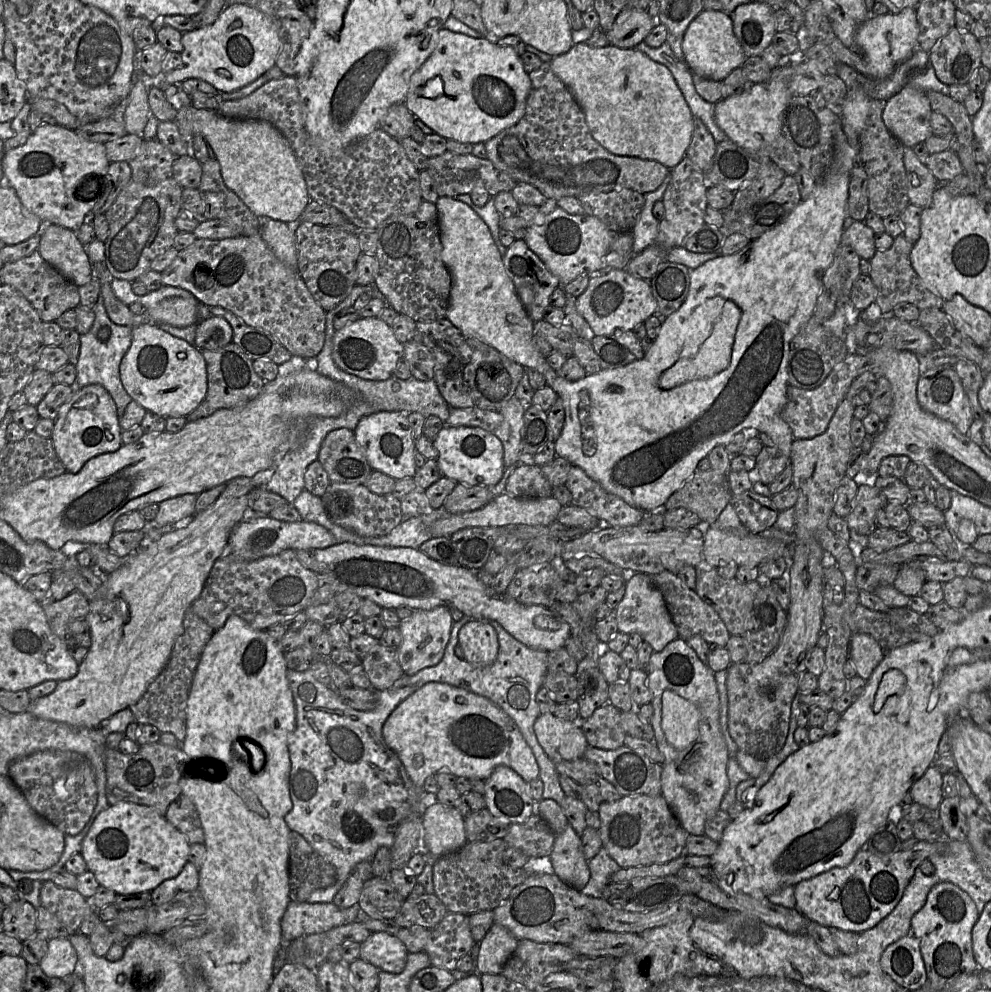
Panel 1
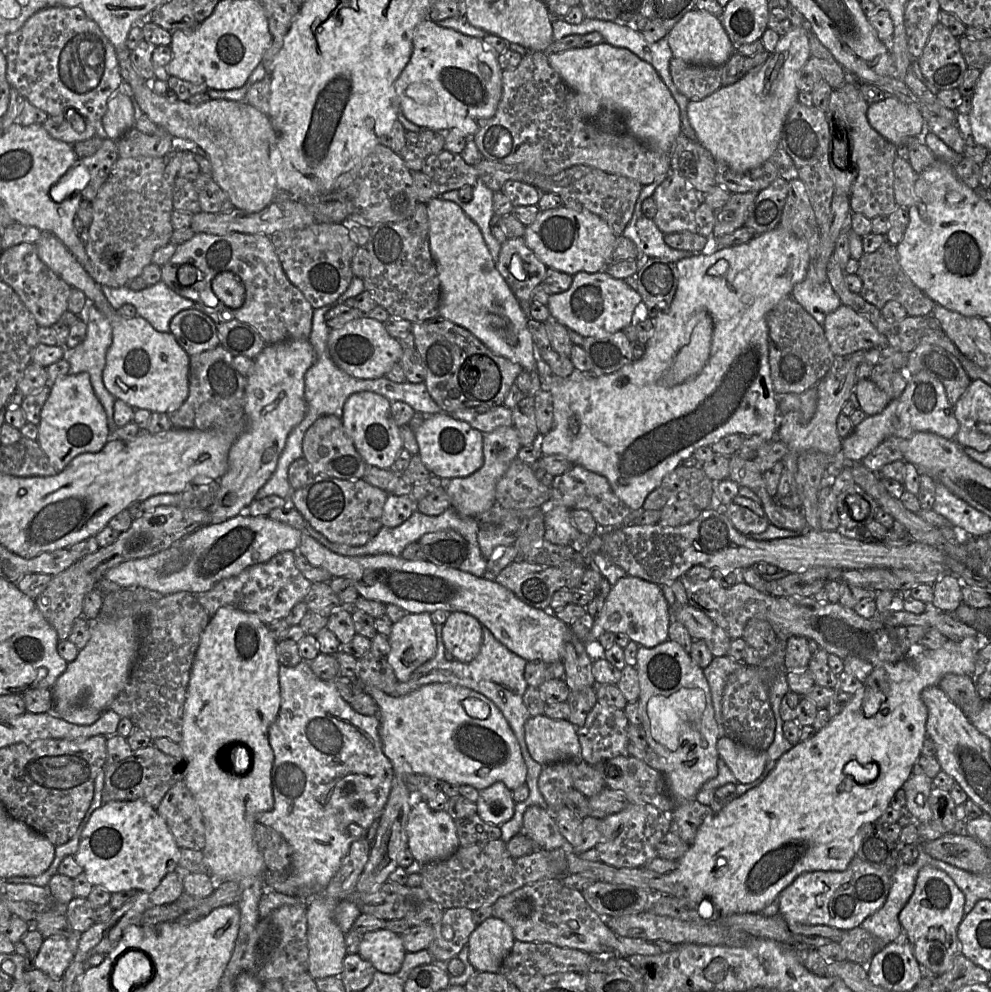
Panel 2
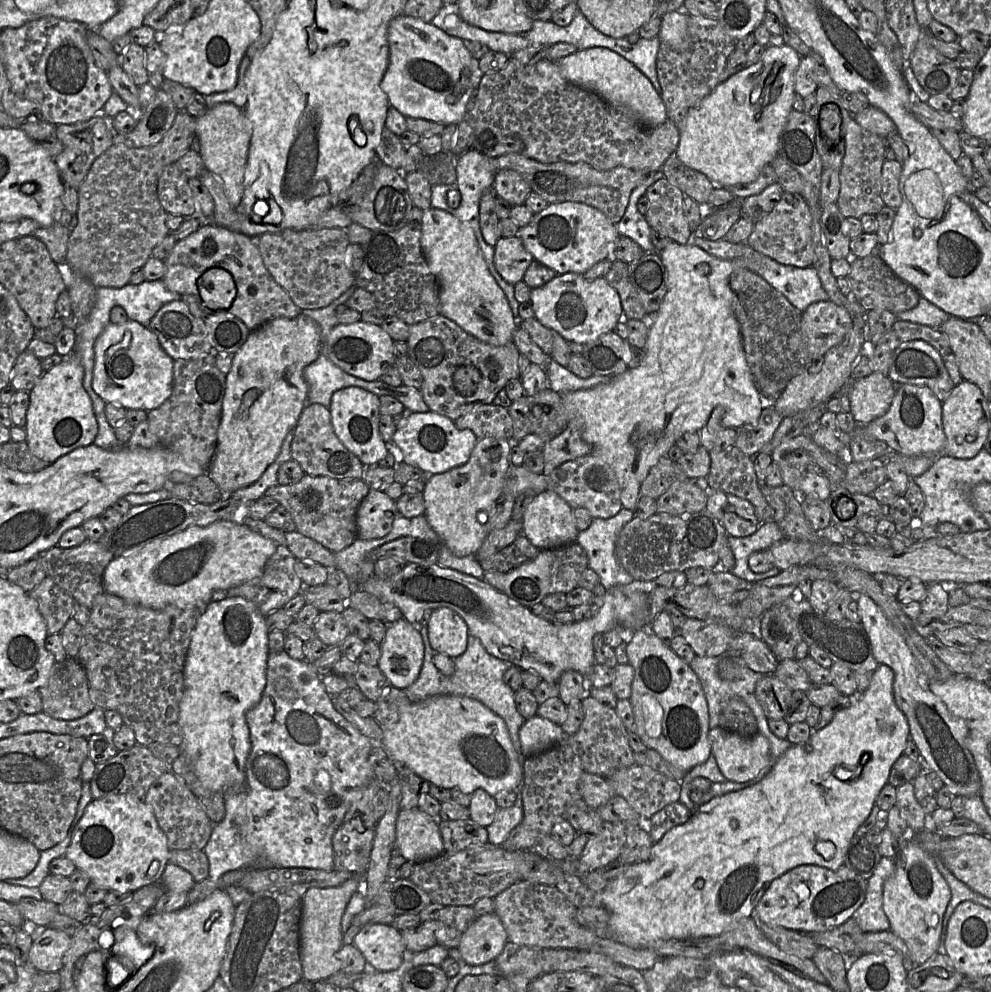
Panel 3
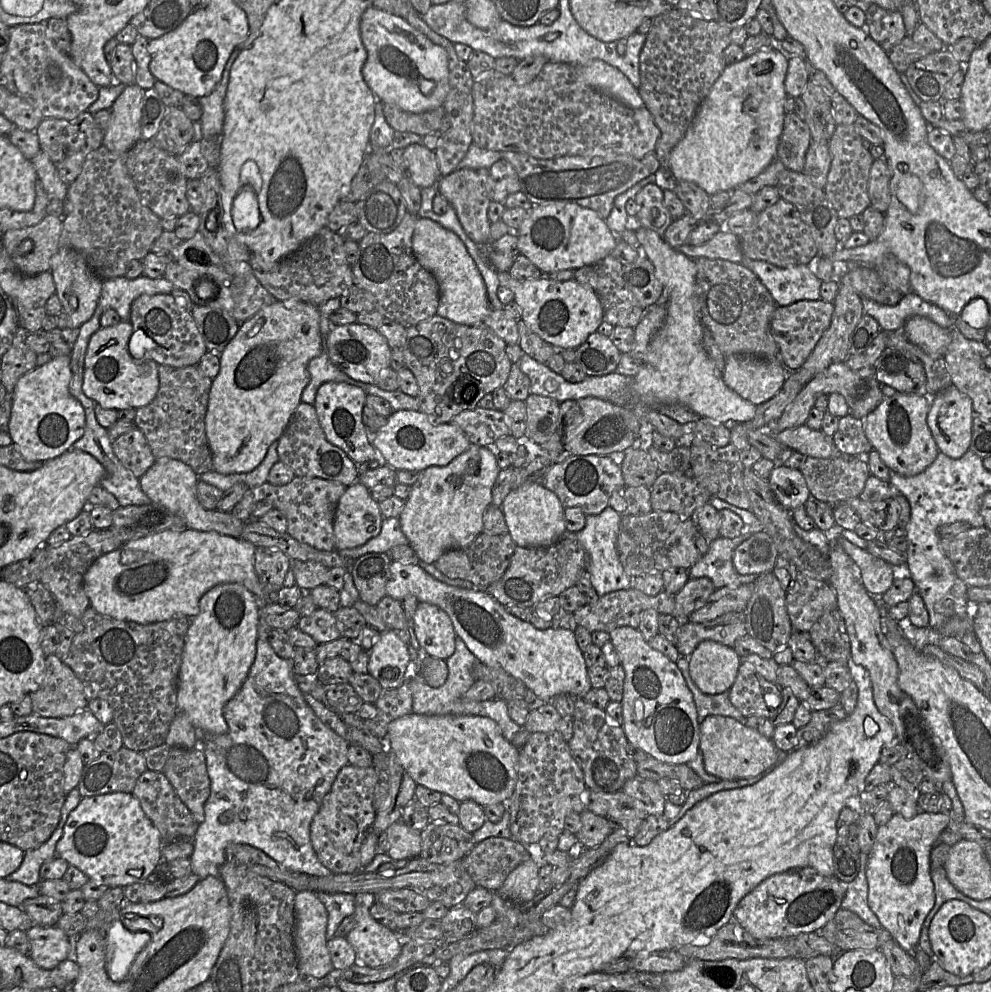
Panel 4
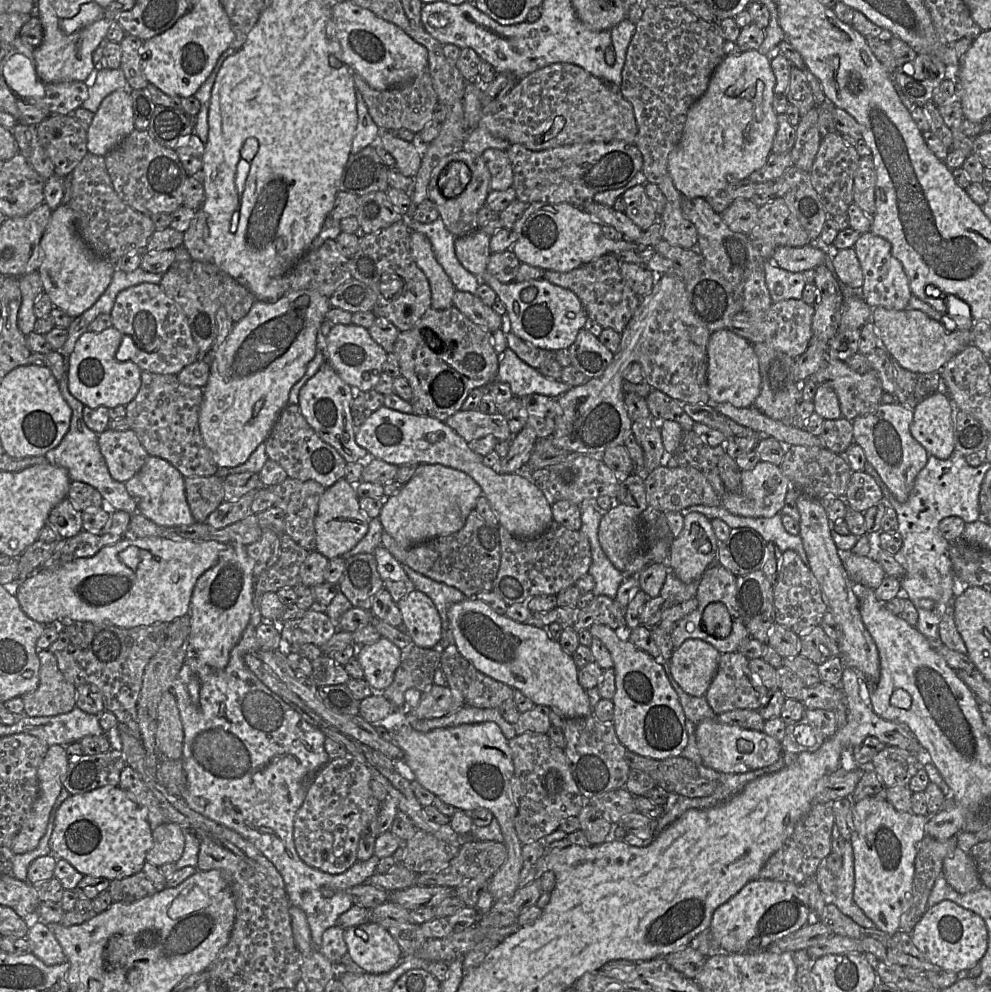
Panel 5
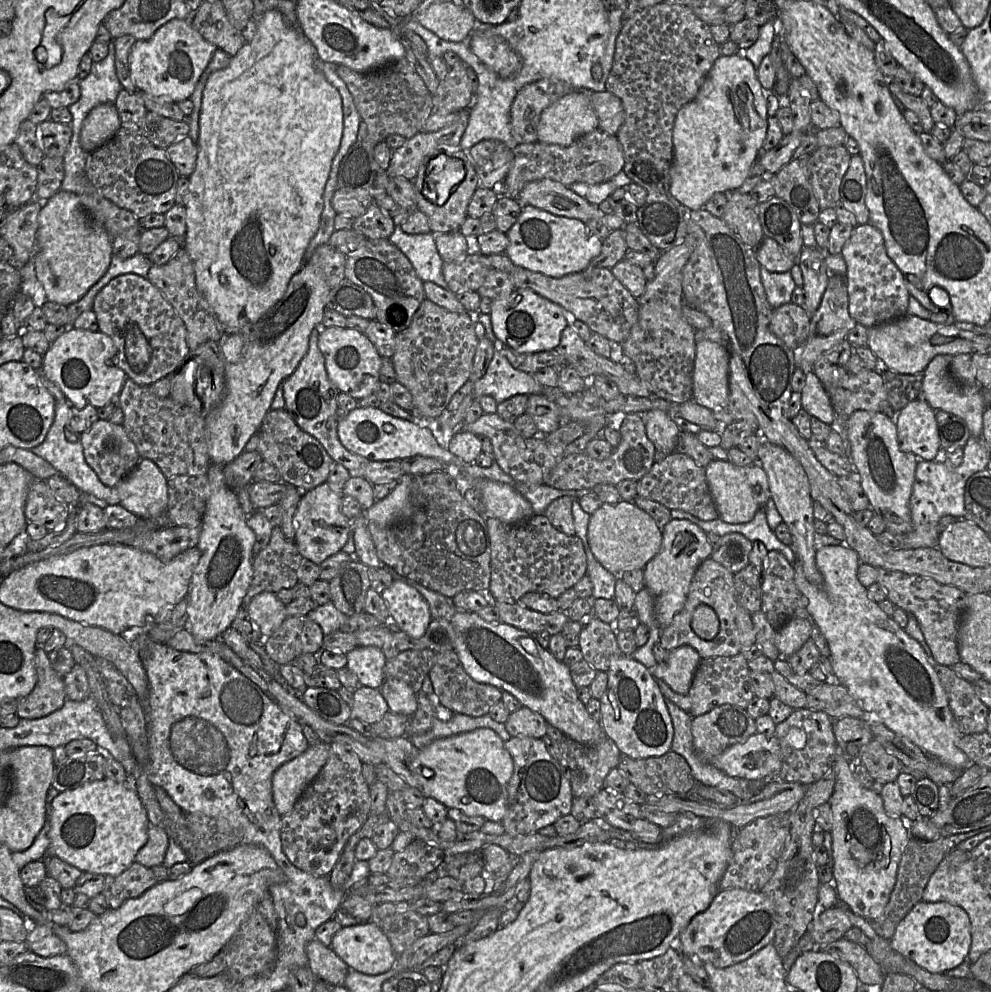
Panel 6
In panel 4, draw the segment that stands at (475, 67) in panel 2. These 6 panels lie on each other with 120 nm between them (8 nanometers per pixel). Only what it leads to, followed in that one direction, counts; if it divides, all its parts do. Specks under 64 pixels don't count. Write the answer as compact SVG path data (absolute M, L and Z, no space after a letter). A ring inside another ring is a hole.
M374 6L364 11L360 34L367 52L367 59L362 68L363 78L377 101L393 104L412 113L427 112L443 106L449 91L449 66L447 51L442 46L433 43L405 19Z

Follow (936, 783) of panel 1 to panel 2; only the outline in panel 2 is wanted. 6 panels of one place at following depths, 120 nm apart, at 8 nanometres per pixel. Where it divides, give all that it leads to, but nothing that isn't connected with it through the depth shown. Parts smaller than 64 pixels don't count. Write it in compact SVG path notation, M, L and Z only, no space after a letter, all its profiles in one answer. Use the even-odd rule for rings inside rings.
M911 775L902 786L906 795L905 809L919 824L932 820L928 798L933 787L932 779L926 775Z

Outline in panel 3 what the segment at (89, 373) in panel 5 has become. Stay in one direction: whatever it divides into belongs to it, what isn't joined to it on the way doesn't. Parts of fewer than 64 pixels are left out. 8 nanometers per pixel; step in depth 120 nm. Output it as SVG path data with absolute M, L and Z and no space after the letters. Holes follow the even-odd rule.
M139 322L109 323L94 345L92 388L106 402L125 409L158 408L173 390L174 360L163 350L157 336Z

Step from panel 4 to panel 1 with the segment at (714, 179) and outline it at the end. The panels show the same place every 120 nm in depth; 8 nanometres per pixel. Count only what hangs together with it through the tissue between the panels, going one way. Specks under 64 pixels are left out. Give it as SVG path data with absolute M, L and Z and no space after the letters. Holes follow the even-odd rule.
M806 17L795 36L798 40L798 50L789 56L784 56L783 65L774 69L767 81L751 84L744 92L715 103L714 118L717 126L729 140L750 152L765 151L767 146L782 133L784 110L792 98L788 89L790 77L794 72L792 66L806 60L804 54L814 43L813 26L806 23Z

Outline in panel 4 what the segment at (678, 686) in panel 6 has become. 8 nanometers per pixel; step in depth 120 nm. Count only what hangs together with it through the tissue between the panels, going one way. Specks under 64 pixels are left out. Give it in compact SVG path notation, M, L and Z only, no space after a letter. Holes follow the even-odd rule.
M714 641L699 643L688 660L692 681L707 695L728 692L741 664L741 657L734 648Z

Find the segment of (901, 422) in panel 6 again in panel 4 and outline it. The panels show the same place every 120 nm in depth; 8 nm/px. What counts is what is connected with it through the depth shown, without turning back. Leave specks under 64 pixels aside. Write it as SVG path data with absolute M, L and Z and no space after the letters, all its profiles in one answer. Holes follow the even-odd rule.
M956 387L932 397L926 421L940 453L958 459L969 451L974 416L971 399Z

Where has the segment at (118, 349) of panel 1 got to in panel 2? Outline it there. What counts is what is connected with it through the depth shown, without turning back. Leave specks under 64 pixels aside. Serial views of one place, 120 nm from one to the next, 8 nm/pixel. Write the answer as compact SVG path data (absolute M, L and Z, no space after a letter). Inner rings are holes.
M88 300L89 312L85 339L76 347L66 349L64 358L69 362L69 374L87 372L94 393L102 404L110 434L118 427L113 417L116 401L103 383L102 373L106 363L106 353L112 343L112 326L95 304Z

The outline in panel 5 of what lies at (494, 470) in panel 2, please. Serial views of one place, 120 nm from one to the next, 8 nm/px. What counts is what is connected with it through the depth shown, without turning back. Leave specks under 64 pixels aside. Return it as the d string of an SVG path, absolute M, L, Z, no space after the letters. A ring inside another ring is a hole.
M439 464L420 465L412 479L403 485L399 493L385 500L378 518L383 531L399 546L408 549L426 540L459 531L464 526L468 515L475 510L477 499L481 495L479 484L462 471Z

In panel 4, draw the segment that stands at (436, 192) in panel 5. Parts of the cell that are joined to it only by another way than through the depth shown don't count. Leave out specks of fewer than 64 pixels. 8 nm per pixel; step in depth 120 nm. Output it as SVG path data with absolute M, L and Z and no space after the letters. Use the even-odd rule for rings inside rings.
M455 169L447 176L442 176L438 182L438 193L442 195L455 210L459 222L474 242L480 245L487 245L491 242L490 227L488 219L488 207L493 200L493 180L489 169Z

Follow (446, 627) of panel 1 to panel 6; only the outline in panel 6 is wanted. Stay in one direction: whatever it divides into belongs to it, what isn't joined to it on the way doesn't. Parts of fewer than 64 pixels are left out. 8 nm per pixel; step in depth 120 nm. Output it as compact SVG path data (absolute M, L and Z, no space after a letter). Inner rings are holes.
M356 647L346 653L346 658L346 668L357 677L360 686L380 689L385 680L384 667L387 662L380 648Z

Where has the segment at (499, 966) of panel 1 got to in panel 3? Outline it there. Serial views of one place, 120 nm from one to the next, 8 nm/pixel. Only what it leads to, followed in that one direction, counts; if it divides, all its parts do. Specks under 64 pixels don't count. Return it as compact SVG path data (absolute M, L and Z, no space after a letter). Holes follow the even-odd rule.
M493 912L476 918L463 935L459 950L466 963L476 966L495 960L507 942L505 927Z

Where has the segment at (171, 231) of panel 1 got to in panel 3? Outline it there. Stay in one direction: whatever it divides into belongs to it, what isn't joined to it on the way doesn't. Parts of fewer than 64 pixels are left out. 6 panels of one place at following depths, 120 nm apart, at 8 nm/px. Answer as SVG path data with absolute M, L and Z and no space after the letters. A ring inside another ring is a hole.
M180 110L171 128L157 144L141 148L113 144L96 158L77 188L77 225L70 231L66 254L66 261L73 272L86 278L95 287L120 288L130 282L135 270L143 268L152 256L153 249L170 233L166 225L167 212L157 193L159 177L166 166L176 163L185 151L191 149L195 137L195 118Z

